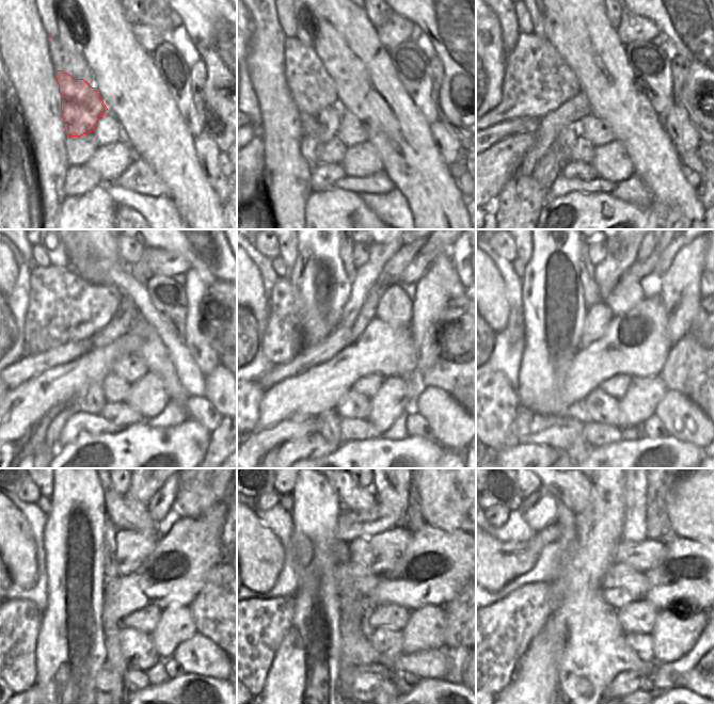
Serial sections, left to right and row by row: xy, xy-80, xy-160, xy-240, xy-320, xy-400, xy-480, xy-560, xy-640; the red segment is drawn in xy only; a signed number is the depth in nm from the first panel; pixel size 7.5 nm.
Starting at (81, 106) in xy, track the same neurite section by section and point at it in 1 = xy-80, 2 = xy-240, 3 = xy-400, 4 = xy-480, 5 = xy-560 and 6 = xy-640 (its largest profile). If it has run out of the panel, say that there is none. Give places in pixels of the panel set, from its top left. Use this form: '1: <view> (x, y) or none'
1: xy-80 (320, 127)
2: xy-240 (93, 400)
3: xy-400 (598, 406)
4: xy-480 (137, 646)
5: xy-560 (387, 642)
6: xy-640 (641, 643)

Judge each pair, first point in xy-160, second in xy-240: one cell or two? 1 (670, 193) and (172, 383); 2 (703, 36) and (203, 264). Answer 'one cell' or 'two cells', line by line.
1: one cell
2: one cell

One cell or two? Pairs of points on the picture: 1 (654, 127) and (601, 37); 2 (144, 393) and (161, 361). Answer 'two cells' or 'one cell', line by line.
1: one cell
2: two cells

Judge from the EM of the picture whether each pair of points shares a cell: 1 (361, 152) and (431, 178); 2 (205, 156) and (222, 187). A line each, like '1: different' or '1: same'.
1: different
2: same

